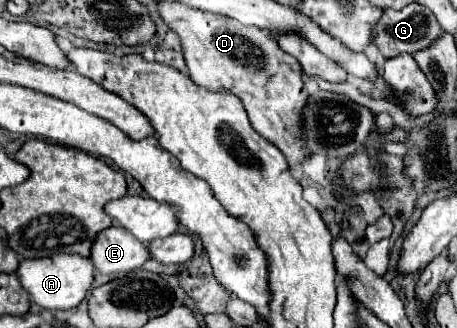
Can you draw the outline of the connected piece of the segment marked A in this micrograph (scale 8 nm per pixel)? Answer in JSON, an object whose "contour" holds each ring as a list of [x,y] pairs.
{"contour":[[[54,254],[46,258],[20,260],[16,272],[20,286],[30,294],[30,302],[44,310],[68,310],[78,306],[94,280],[94,266],[84,256],[72,254]]]}

